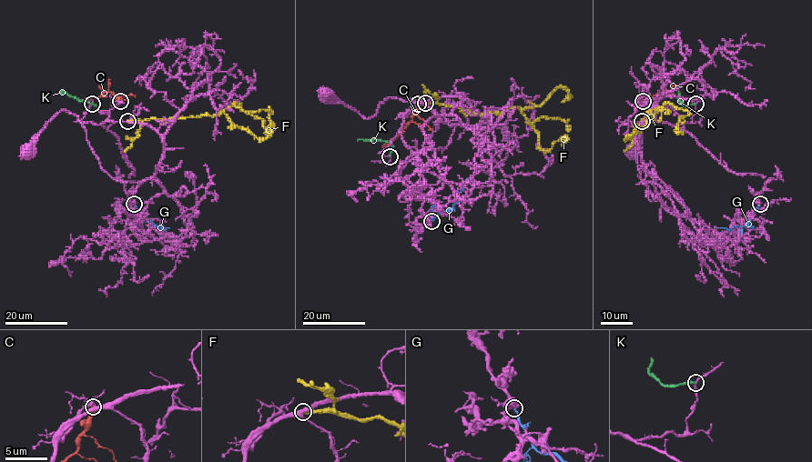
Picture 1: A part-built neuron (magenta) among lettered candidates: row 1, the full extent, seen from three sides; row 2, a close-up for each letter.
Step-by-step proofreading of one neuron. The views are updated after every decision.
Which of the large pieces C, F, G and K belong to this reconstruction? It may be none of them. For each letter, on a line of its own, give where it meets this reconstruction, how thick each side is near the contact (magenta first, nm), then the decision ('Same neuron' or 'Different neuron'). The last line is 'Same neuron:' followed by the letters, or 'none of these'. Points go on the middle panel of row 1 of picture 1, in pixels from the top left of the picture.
C: Touches magenta at (418, 104). Thickness 140 nm (magenta) against 240 nm. Same neuron
F: Touches magenta at (425, 103). Thickness 360 nm (magenta) against 360 nm. Different neuron
G: Touches magenta at (431, 221). Thickness 440 nm (magenta) against 220 nm. Different neuron
K: Touches magenta at (390, 156). Thickness 180 nm (magenta) against 200 nm. Different neuron
Same neuron: C

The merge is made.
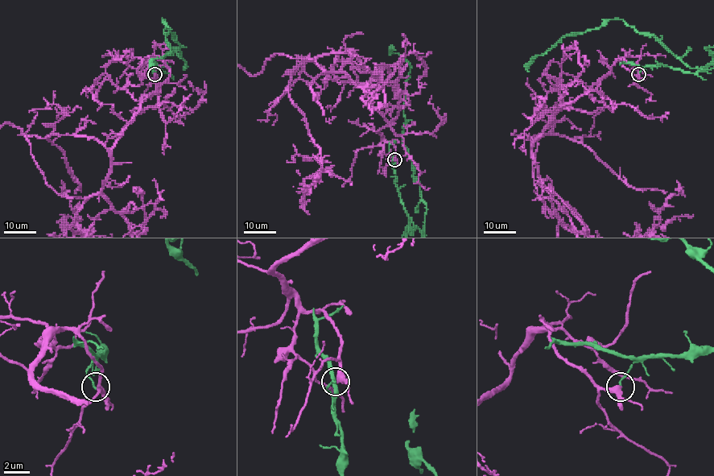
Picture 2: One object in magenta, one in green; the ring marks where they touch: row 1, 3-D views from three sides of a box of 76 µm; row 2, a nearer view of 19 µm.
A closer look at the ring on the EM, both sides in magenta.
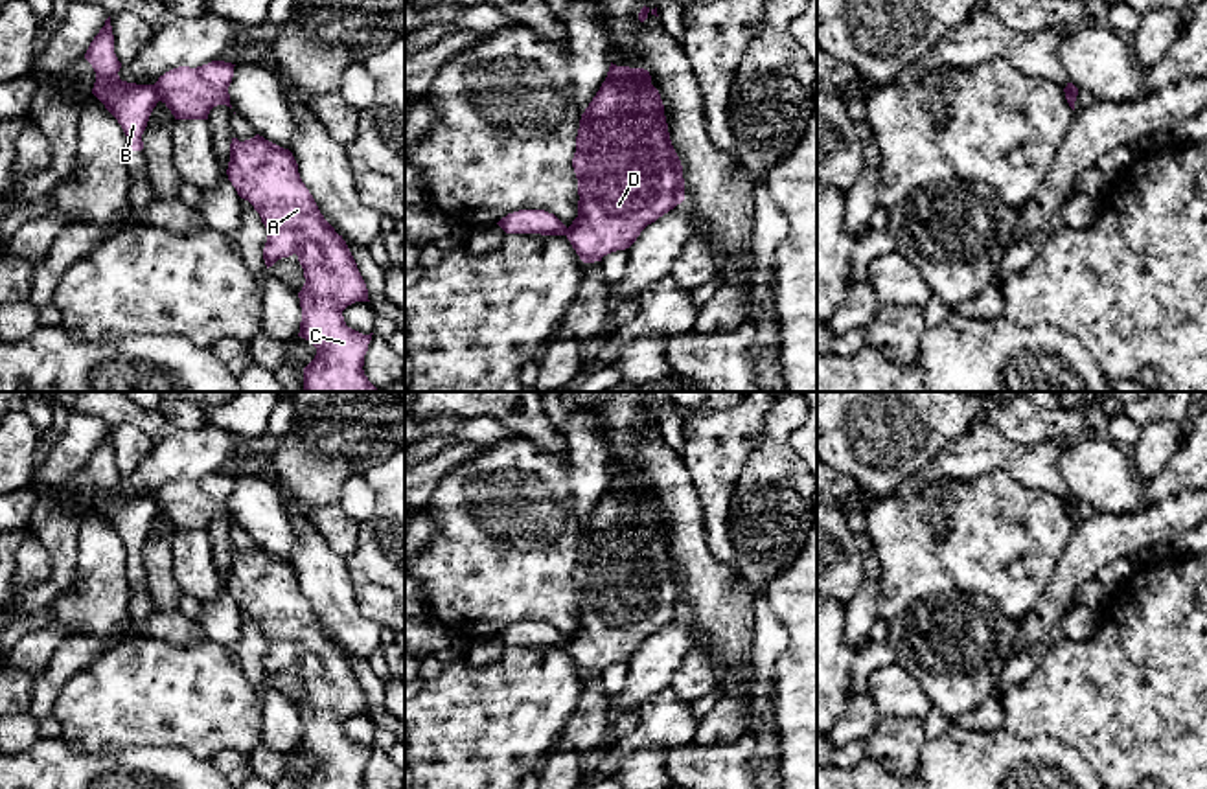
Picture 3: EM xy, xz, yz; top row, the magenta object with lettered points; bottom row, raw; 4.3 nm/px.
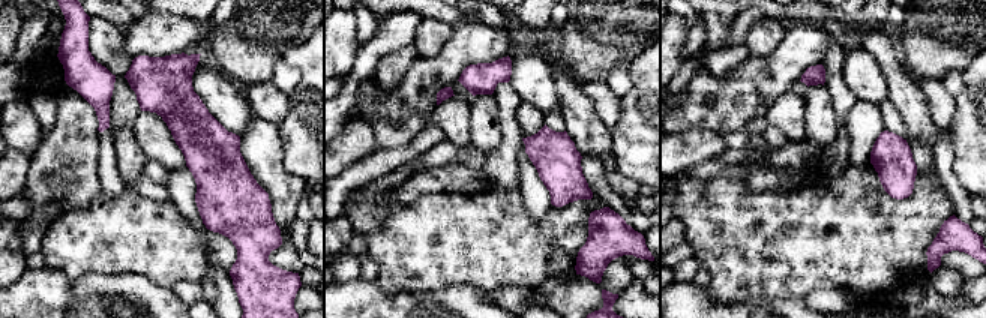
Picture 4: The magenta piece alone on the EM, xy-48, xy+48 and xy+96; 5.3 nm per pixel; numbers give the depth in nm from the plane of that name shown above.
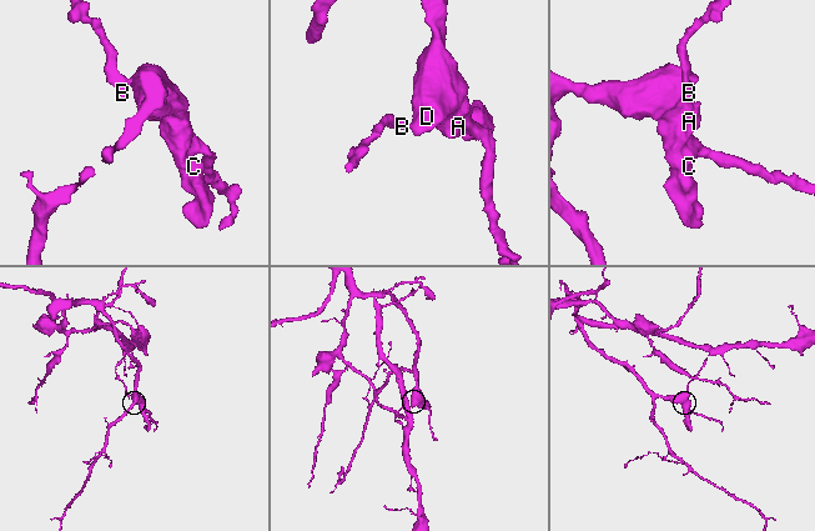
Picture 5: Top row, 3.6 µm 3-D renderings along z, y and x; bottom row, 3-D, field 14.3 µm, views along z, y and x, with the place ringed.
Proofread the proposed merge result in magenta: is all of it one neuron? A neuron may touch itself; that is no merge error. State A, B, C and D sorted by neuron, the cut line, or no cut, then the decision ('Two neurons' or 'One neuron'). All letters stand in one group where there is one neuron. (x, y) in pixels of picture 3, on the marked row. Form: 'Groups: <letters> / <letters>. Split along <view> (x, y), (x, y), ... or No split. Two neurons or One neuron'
Groups: A C D / B. Split along xy (153, 85), (160, 100). Two neurons

